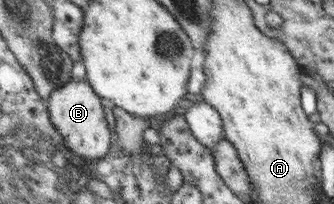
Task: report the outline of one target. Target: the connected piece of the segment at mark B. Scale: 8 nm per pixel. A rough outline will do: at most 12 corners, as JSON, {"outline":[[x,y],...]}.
{"outline":[[86,78],[48,100],[64,145],[84,159],[115,146],[105,103]]}

